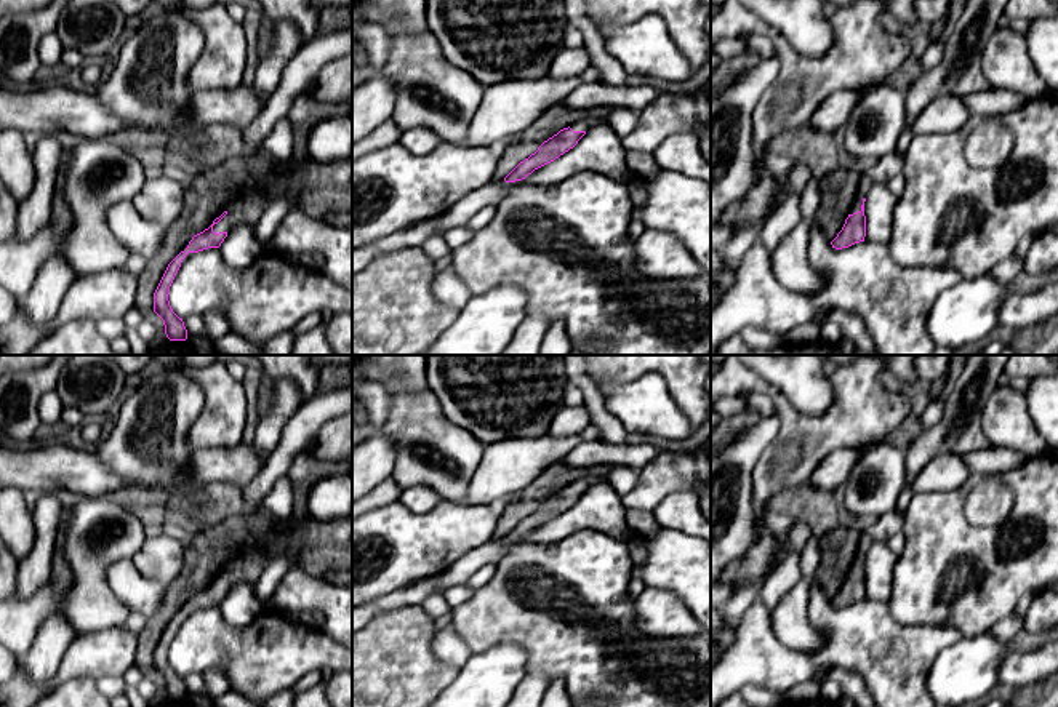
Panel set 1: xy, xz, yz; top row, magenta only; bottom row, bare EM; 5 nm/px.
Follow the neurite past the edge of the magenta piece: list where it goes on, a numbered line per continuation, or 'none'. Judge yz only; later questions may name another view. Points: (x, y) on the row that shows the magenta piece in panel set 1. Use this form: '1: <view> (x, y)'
1: yz (865, 183)

